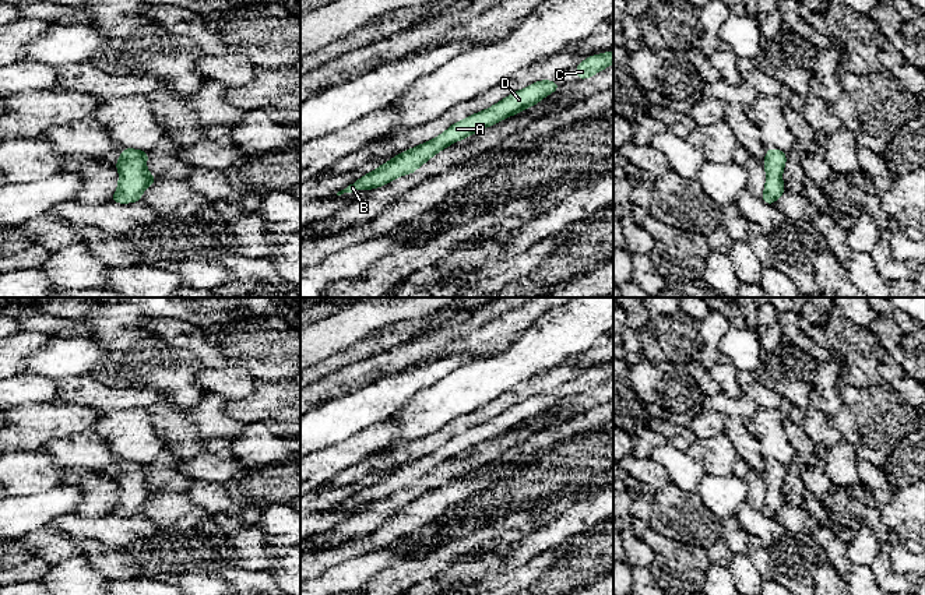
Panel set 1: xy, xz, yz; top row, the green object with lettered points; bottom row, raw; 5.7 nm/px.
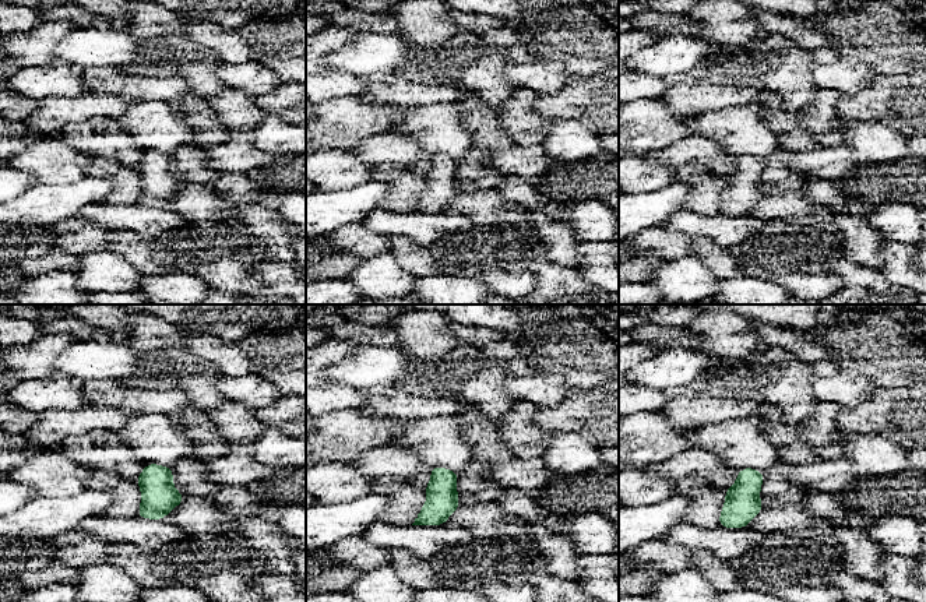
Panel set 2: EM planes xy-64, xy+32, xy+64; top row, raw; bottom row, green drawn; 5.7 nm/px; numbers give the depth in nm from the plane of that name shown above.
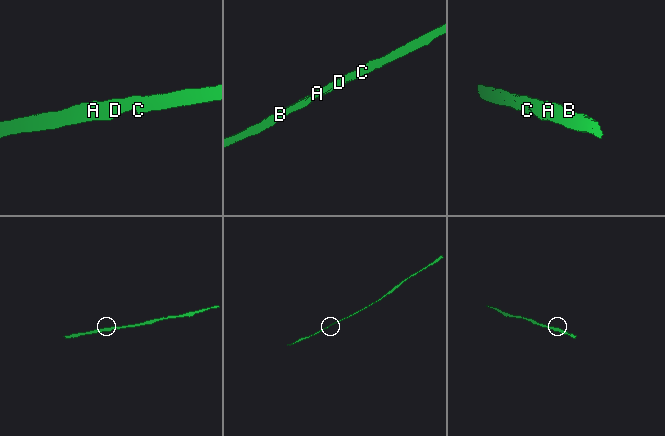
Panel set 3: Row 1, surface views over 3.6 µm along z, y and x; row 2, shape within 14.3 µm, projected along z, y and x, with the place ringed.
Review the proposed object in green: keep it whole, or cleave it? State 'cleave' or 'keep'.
keep

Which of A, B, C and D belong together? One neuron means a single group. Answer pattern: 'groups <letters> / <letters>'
groups A B C D

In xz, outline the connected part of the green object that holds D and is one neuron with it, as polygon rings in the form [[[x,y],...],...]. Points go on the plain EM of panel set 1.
[[[551,392],[535,394],[534,397],[510,406],[489,422],[481,423],[451,437],[436,451],[395,468],[391,473],[380,478],[376,483],[366,486],[347,501],[338,504],[337,508],[352,506],[355,503],[377,501],[400,489],[415,486],[419,479],[446,460],[467,451],[482,441],[493,439],[506,430],[514,429],[524,422],[532,420],[546,408],[559,401],[562,401],[562,398]]]

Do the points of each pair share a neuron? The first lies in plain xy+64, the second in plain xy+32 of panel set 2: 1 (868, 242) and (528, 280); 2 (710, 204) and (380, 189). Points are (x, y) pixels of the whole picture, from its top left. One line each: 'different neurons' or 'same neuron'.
1: same neuron
2: different neurons

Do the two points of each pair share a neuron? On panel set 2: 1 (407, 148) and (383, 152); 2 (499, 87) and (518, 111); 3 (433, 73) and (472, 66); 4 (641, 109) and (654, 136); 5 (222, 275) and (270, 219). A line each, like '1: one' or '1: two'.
1: one
2: two
3: one
4: one
5: one

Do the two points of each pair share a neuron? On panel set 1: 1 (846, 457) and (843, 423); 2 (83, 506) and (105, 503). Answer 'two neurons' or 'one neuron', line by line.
1: two neurons
2: one neuron

